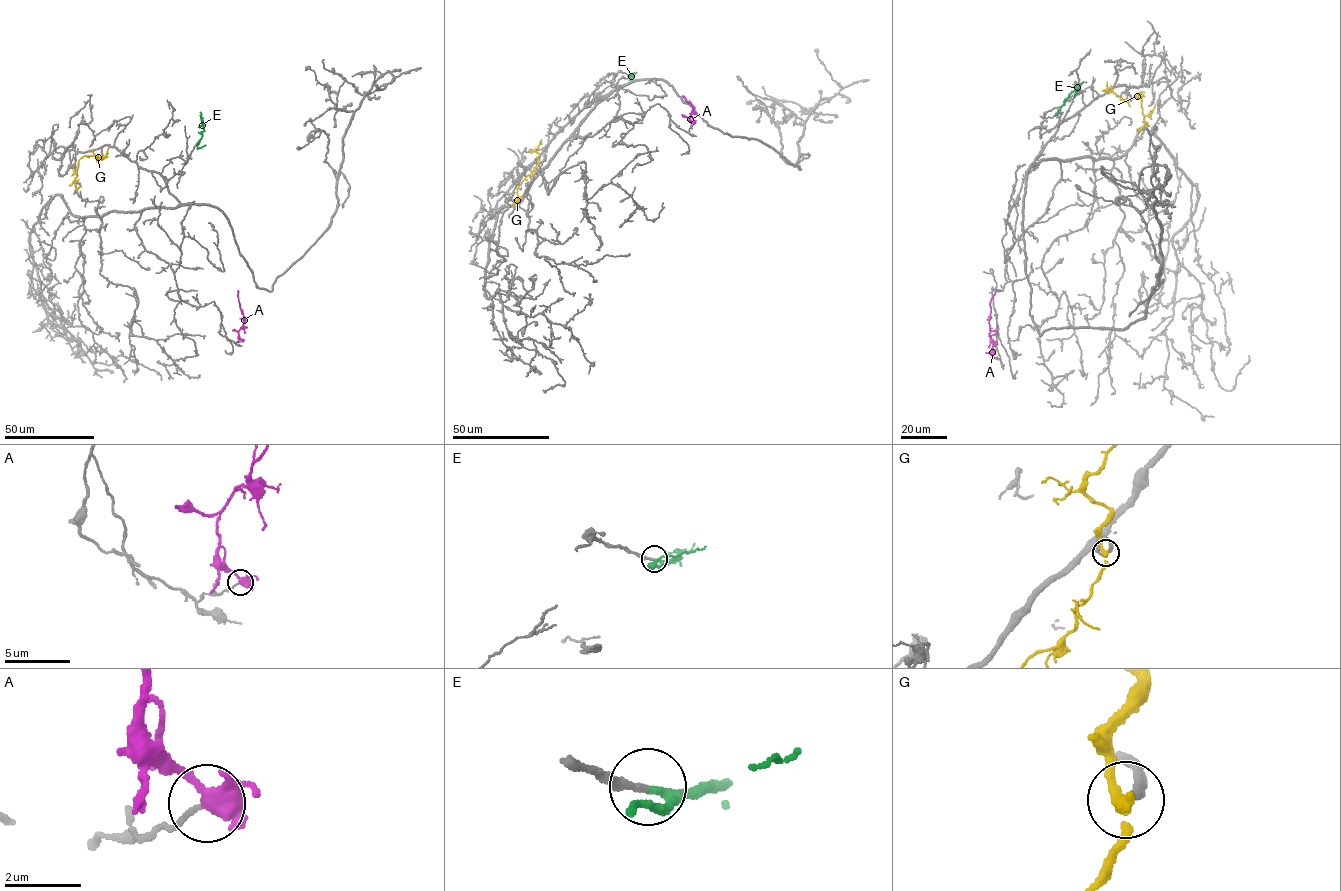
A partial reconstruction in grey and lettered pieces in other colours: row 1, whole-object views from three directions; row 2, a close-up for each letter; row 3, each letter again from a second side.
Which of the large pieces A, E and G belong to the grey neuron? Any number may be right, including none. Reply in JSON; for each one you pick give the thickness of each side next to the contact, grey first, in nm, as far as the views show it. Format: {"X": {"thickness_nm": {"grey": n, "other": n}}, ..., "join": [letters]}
{"E": {"thickness_nm": {"grey": 180, "other": 170}}, "join": ["E"]}

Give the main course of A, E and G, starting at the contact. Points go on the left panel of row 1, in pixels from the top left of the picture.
A: (241, 340), (238, 331), (245, 319), (238, 290)
E: (198, 141), (204, 129), (202, 119), (202, 125), (198, 127)
G: (102, 158), (85, 155), (79, 160), (75, 183), (76, 189), (80, 186)

